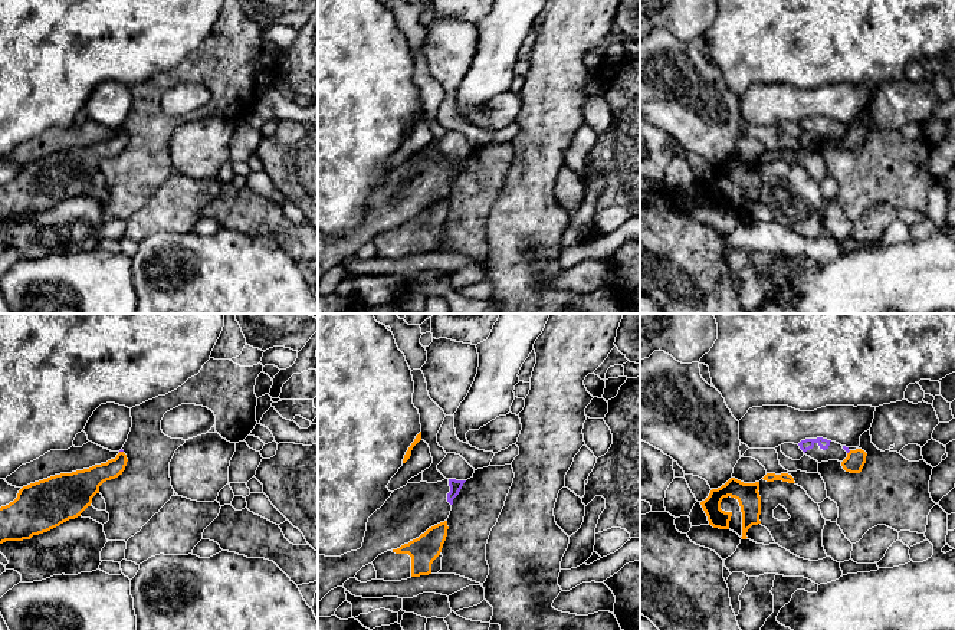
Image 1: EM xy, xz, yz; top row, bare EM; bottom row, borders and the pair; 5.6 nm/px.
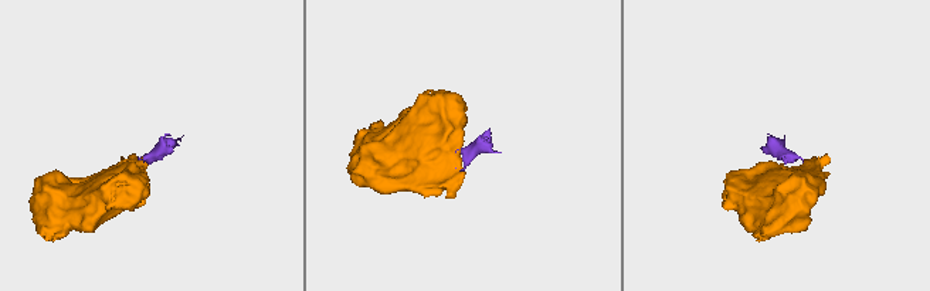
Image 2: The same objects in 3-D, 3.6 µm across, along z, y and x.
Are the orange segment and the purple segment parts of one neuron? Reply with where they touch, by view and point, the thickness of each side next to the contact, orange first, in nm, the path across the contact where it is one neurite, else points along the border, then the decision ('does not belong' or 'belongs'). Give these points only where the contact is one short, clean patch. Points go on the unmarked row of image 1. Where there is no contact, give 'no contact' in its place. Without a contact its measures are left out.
xy (121, 130) | 140/20 nm | along xy (120, 128), (122, 130) | does not belong

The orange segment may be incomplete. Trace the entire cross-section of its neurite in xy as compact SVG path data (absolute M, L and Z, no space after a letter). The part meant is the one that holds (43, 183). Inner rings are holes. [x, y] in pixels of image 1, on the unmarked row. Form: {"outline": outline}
{"outline": "M127 132L72 151L60 151L23 164L17 175L0 186L0 222L30 217L81 194L99 164L122 152Z"}

